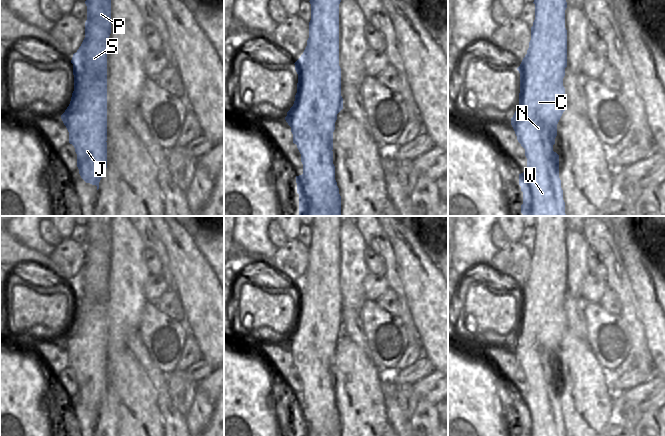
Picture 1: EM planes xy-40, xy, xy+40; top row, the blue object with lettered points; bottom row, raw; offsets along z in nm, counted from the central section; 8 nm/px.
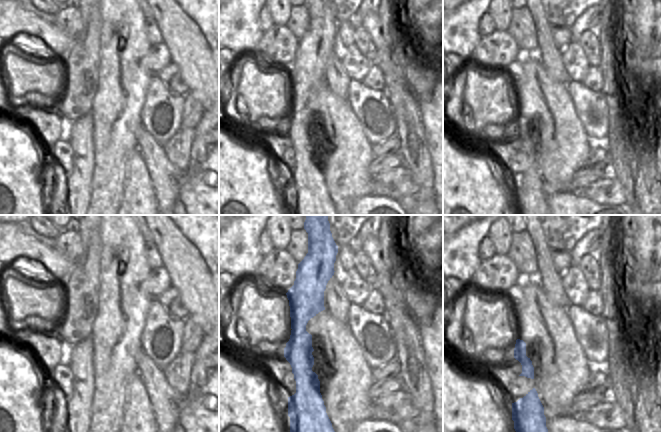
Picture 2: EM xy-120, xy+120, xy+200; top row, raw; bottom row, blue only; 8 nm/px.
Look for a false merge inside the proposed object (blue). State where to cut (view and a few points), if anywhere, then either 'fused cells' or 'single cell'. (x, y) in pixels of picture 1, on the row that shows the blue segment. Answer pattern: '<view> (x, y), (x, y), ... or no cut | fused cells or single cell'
no cut | single cell

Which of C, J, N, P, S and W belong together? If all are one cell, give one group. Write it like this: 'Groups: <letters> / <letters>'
Groups: C J N P S W.

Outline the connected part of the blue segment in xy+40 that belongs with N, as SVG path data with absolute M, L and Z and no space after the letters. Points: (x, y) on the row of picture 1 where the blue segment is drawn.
M534 0L535 20L527 54L517 70L520 73L519 105L511 118L518 142L525 149L527 168L519 174L523 192L523 216L566 216L559 178L559 155L553 151L557 124L567 108L563 86L567 67L566 0Z

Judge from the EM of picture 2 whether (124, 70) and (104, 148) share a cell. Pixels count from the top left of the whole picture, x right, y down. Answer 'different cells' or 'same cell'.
same cell

